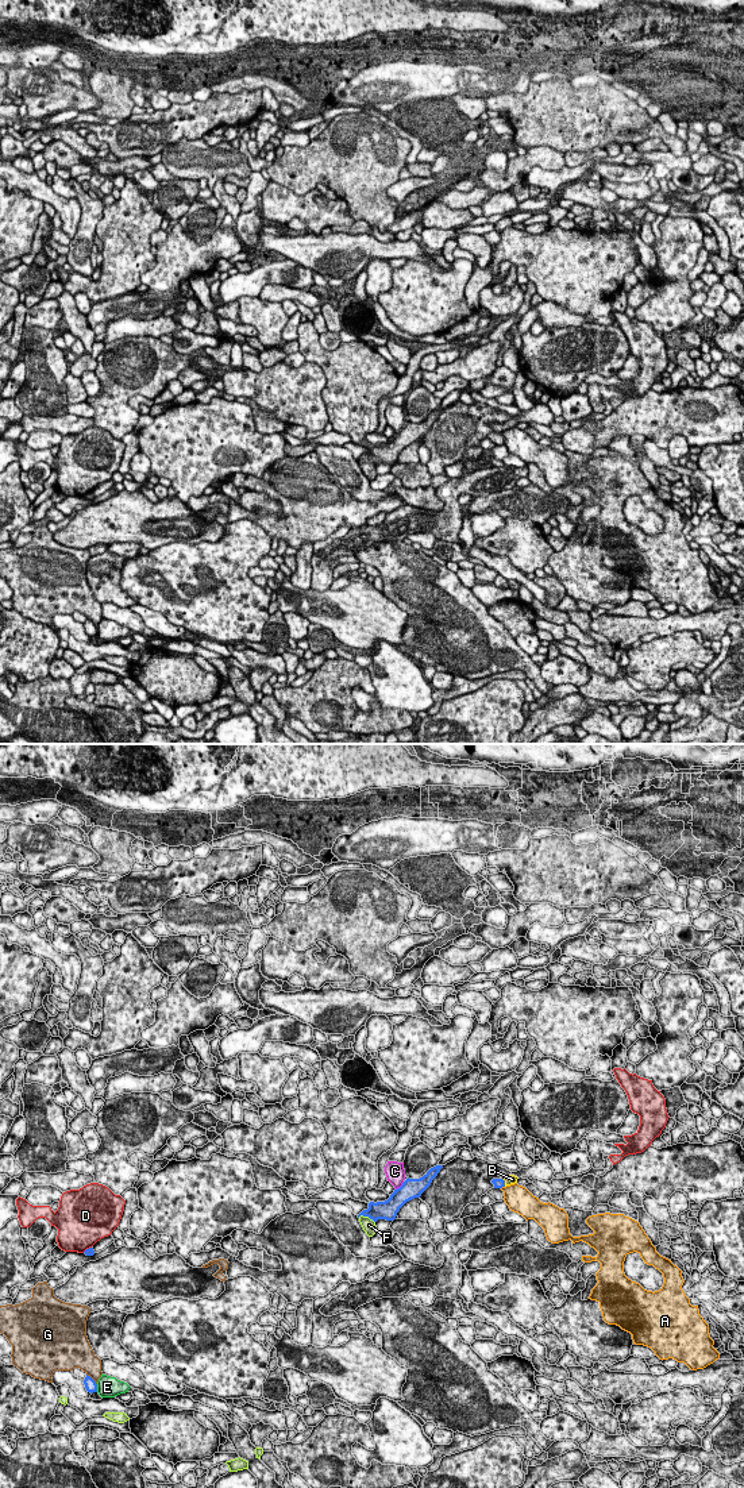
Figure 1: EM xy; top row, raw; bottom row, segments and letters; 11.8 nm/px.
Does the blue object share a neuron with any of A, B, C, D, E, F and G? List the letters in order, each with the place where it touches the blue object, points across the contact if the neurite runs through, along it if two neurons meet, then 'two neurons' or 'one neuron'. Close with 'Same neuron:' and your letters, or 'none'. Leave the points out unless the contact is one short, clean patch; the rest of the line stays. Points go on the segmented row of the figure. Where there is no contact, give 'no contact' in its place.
A: meets blue in xy at (502, 1186); two neurons
B: meets blue in xy at (504, 1183); runs through xy (498, 1183), (504, 1183), (512, 1179); one neuron
C: meets blue in xy at (401, 1186); border along xy (404, 1182), (396, 1190); two neurons
D: meets blue in xy at (87, 1249); two neurons
E: meets blue in xy at (96, 1388); two neurons
F: meets blue in xy at (366, 1215); two neurons
G: meets blue in xy at (92, 1379); two neurons
Same neuron: B

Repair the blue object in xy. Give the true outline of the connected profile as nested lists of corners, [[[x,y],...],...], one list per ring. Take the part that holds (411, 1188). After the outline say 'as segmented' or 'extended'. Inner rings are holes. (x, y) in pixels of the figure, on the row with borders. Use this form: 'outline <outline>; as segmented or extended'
outline [[[443,1165],[431,1168],[420,1179],[406,1179],[402,1186],[390,1195],[385,1202],[370,1202],[369,1208],[363,1210],[361,1215],[369,1217],[374,1222],[378,1219],[394,1221],[400,1208],[409,1200],[420,1198],[421,1194],[431,1186],[432,1180],[437,1176]]]; as segmented

